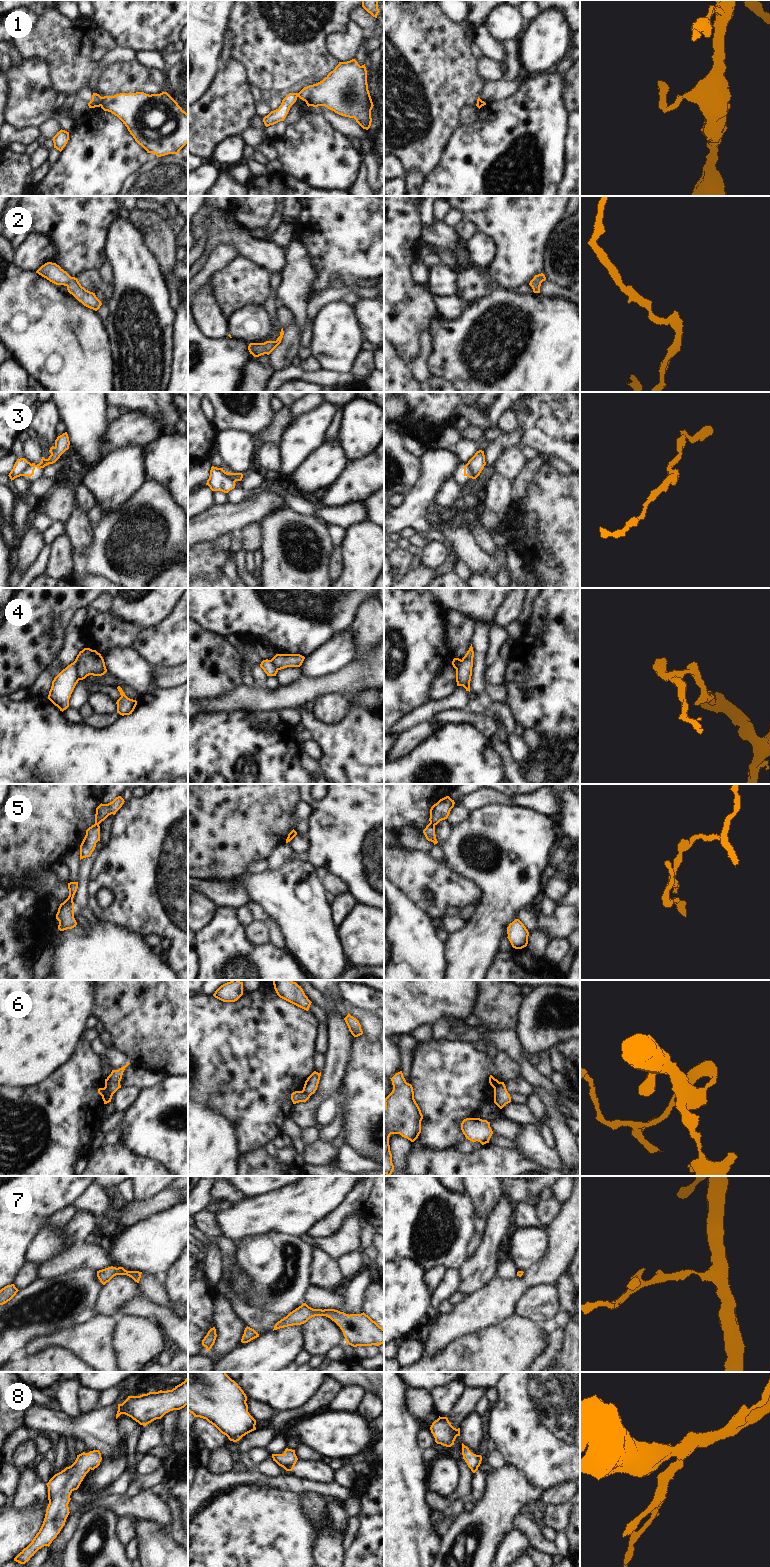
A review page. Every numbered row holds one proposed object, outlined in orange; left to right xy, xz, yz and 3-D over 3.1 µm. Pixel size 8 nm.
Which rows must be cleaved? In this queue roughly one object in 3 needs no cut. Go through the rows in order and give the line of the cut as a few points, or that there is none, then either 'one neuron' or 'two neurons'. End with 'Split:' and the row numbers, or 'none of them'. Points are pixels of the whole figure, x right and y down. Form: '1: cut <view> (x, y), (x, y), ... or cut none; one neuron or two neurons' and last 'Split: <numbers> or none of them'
1: cut xy (102, 97), (100, 105); two neurons
2: cut none; one neuron
3: cut xz (227, 473), (235, 481); two neurons
4: cut xy (73, 662), (76, 668), (76, 676), (79, 679); two neurons
5: cut yz (429, 823), (434, 826); two neurons
6: cut xy (105, 1086), (111, 1096); two neurons
7: cut none; one neuron
8: cut none; one neuron
Split: 1, 3, 4, 5, 6

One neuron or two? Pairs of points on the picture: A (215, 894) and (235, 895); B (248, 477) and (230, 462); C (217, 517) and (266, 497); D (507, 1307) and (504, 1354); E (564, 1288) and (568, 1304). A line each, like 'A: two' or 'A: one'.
A: one
B: two
C: one
D: two
E: one

